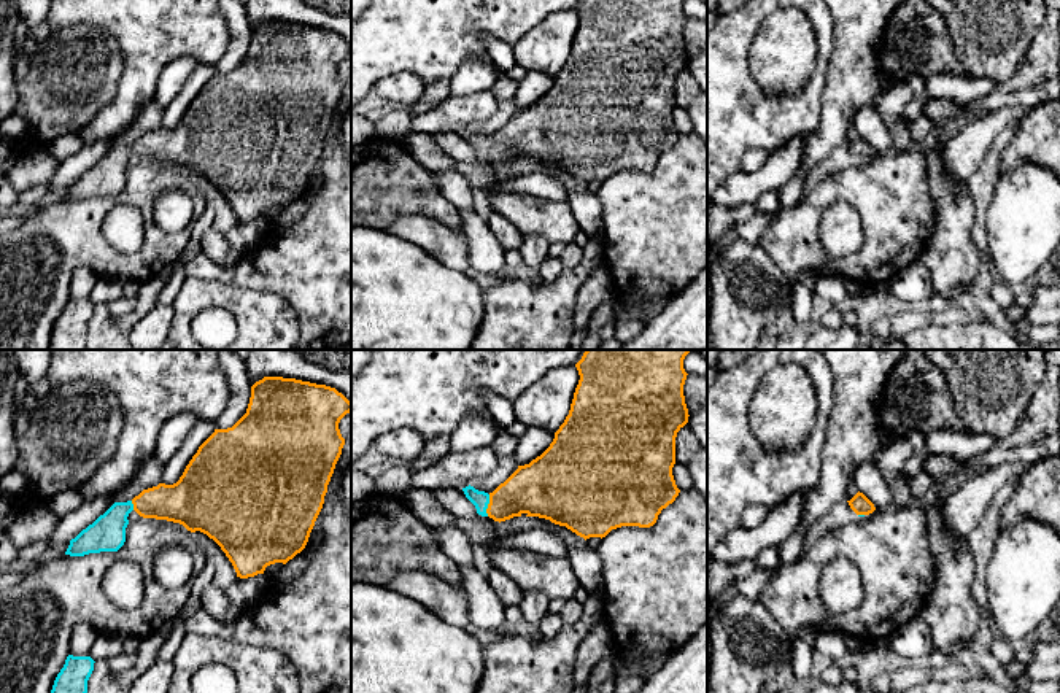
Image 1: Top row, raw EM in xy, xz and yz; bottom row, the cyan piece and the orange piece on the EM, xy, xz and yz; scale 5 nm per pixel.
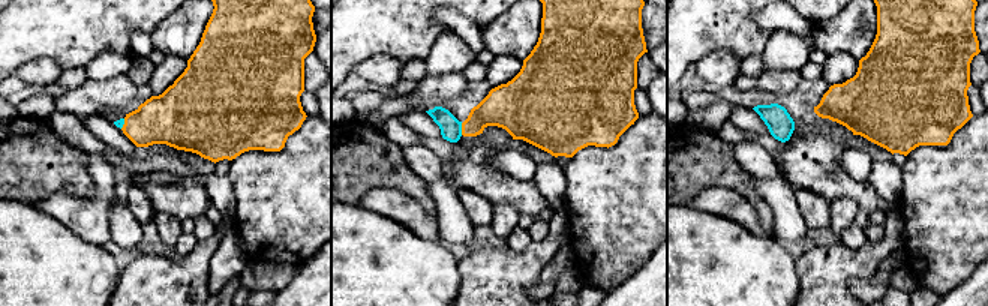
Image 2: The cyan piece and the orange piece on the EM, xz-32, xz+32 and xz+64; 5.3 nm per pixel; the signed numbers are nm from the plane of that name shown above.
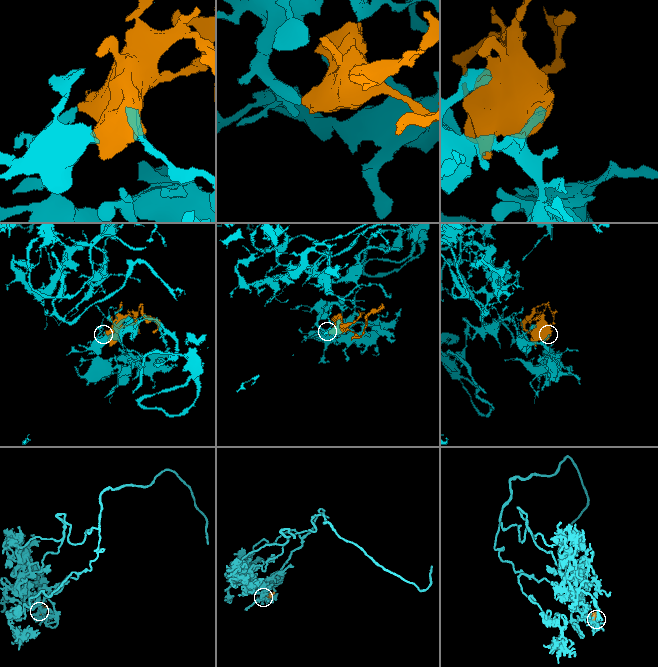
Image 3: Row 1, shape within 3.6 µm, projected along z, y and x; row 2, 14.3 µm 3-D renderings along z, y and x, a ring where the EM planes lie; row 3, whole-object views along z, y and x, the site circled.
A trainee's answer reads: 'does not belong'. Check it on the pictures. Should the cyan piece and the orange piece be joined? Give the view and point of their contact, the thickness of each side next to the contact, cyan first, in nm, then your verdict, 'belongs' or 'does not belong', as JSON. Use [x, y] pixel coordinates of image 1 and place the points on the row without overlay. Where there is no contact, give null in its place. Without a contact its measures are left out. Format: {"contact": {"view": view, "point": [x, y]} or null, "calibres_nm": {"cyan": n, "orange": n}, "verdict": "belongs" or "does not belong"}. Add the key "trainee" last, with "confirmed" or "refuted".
{"contact": {"view": "xz", "point": [487, 150]}, "calibres_nm": {"cyan": 90, "orange": 260}, "verdict": "belongs", "trainee": "refuted"}

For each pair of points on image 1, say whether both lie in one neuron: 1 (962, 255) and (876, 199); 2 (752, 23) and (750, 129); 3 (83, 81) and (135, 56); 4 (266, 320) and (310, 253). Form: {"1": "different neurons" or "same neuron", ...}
{"1": "different neurons", "2": "same neuron", "3": "different neurons", "4": "different neurons"}

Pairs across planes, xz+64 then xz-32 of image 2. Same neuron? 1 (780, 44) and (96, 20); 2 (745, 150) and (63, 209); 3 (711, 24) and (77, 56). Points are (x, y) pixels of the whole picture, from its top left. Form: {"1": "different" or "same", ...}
{"1": "different", "2": "same", "3": "same"}

